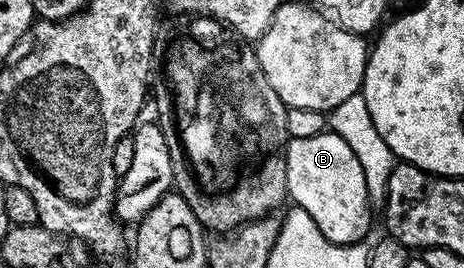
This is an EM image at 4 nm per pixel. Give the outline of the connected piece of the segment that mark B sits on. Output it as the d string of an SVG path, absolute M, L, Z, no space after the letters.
M330 131L302 139L292 137L284 146L284 157L288 198L309 213L323 236L338 245L364 242L373 221L373 205L365 186L365 173L349 143Z

